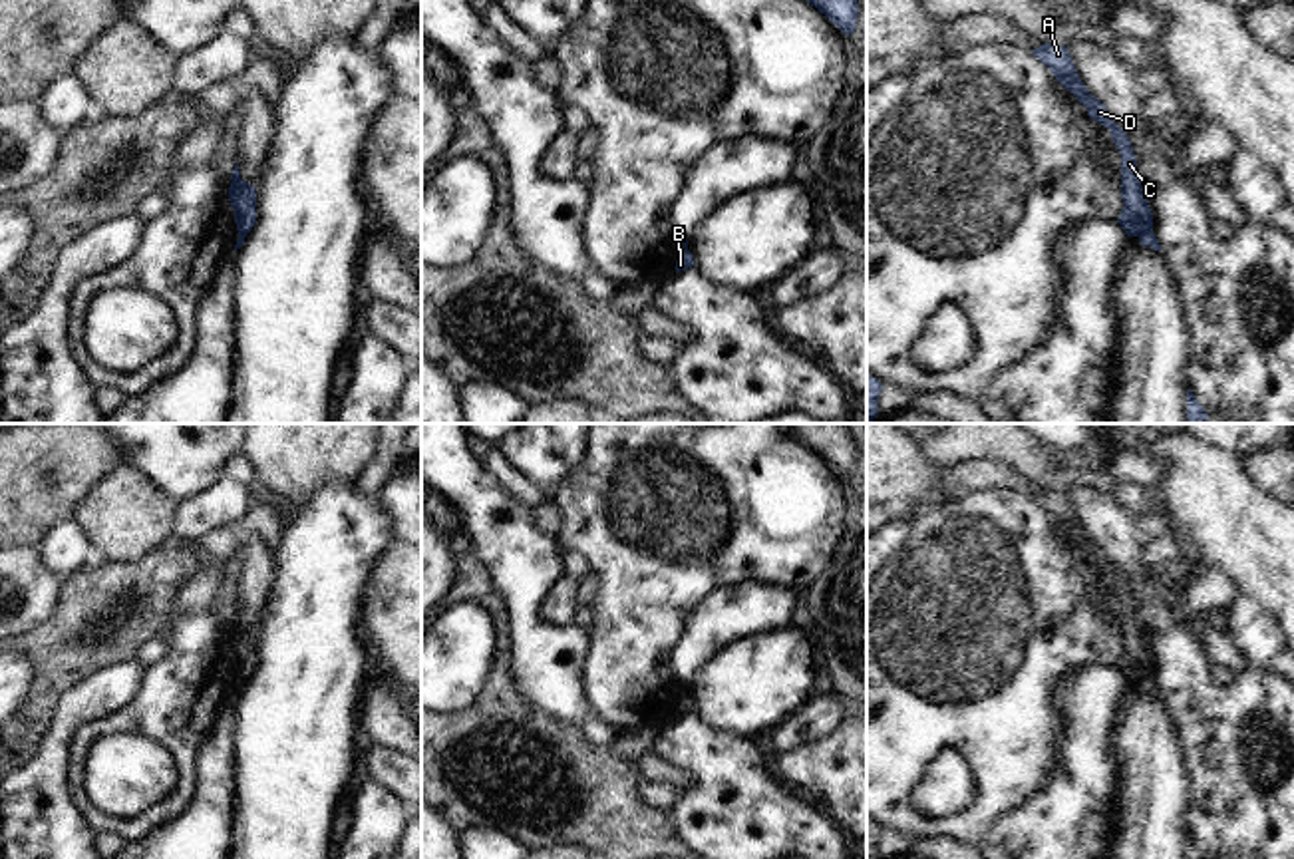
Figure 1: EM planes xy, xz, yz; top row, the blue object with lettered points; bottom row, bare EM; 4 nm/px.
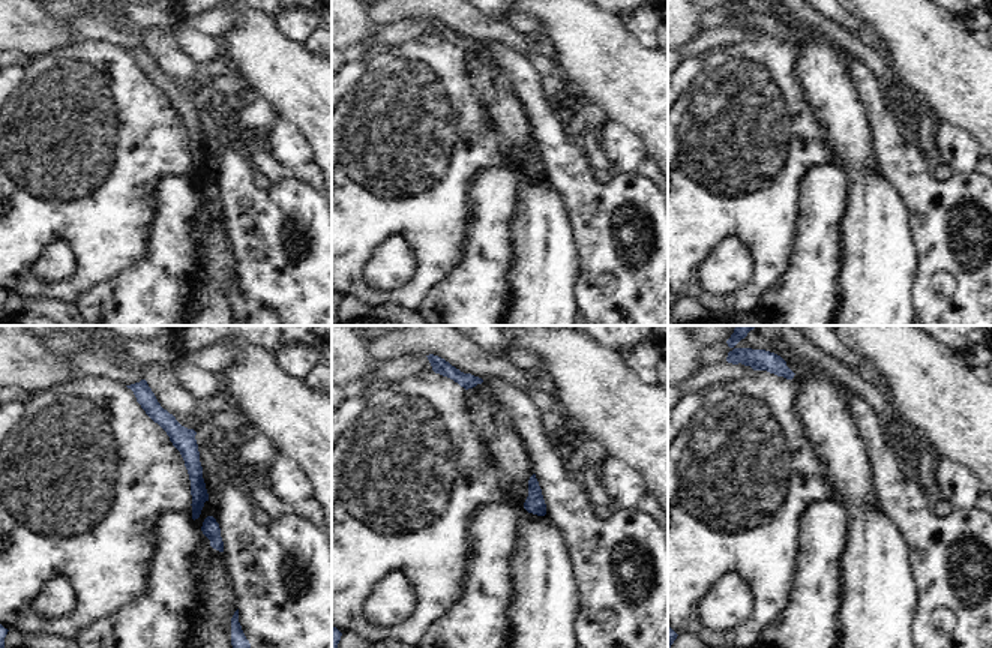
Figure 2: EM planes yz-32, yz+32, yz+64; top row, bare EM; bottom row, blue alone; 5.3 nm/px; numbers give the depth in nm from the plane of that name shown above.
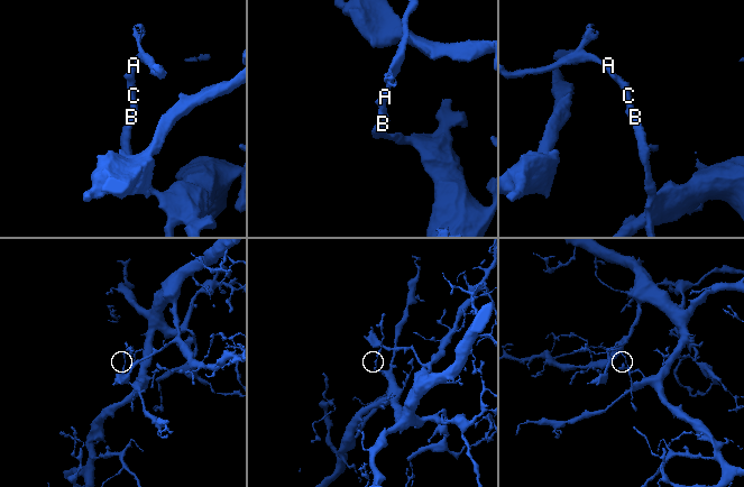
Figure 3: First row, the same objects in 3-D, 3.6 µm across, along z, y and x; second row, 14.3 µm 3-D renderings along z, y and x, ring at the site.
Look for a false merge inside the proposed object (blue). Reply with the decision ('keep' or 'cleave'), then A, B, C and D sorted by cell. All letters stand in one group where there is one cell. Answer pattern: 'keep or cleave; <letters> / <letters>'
cleave; A C D / B

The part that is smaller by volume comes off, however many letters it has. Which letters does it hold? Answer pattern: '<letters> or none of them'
A, C, D

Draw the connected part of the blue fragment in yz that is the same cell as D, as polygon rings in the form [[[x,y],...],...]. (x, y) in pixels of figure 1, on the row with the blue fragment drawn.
[[[1042,44],[1032,52],[1044,66],[1051,70],[1055,80],[1087,107],[1087,115],[1111,131],[1111,139],[1121,153],[1123,209],[1117,223],[1127,237],[1141,237],[1145,231],[1153,229],[1153,213],[1137,175],[1137,159],[1127,133],[1111,119],[1105,105],[1087,91],[1065,46]]]

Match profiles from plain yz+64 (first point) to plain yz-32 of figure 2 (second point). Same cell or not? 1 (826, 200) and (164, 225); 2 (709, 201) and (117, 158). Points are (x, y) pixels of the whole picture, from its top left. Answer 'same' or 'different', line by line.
1: same
2: same

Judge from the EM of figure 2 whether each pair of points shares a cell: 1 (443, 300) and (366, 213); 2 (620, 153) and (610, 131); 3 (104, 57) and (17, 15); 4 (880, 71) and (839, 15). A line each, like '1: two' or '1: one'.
1: two
2: one
3: two
4: two

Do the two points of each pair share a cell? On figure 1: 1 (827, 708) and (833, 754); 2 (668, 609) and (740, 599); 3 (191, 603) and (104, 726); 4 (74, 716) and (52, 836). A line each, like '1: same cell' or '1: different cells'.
1: different cells
2: different cells
3: same cell
4: same cell

